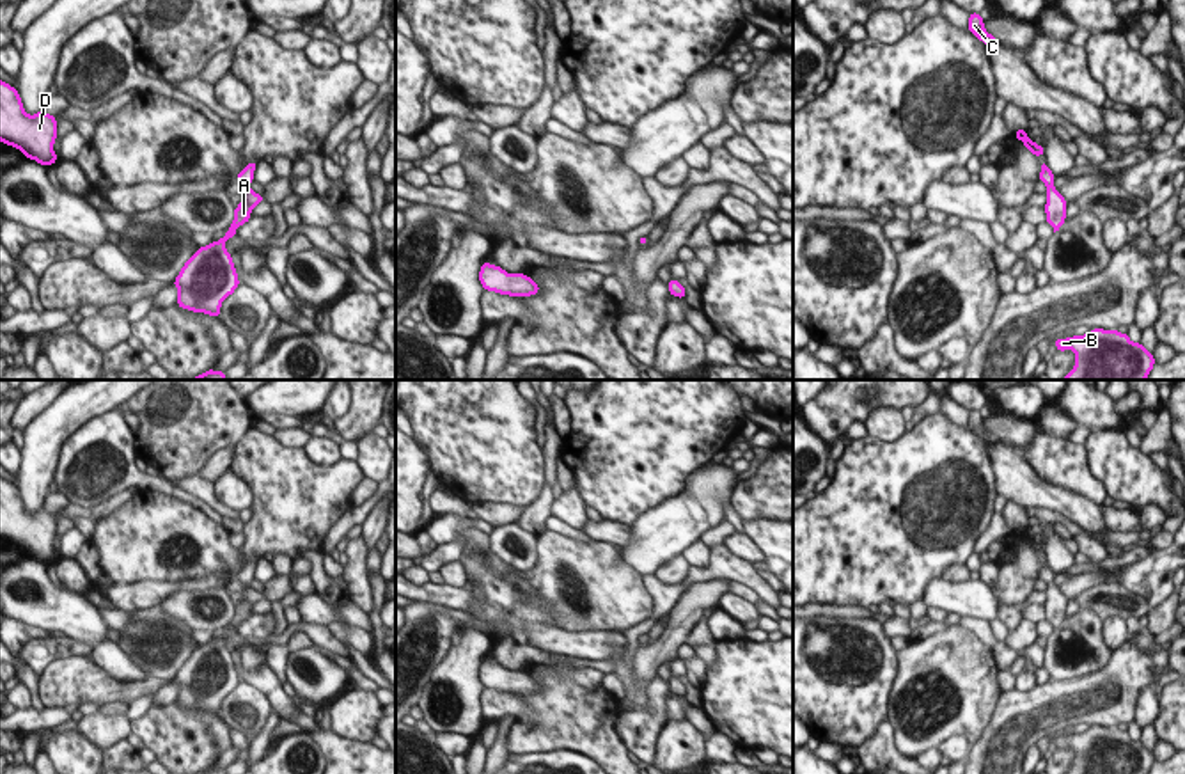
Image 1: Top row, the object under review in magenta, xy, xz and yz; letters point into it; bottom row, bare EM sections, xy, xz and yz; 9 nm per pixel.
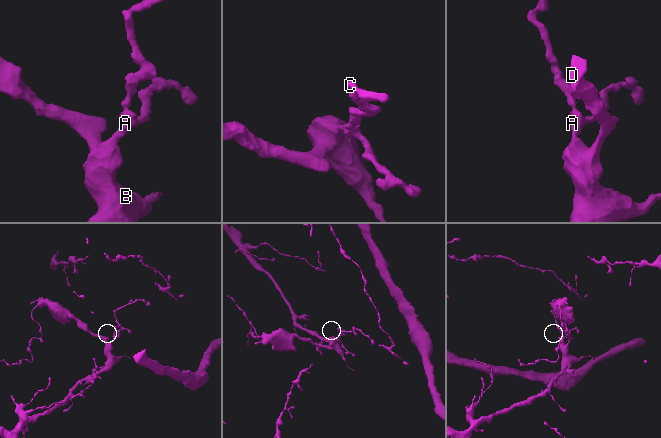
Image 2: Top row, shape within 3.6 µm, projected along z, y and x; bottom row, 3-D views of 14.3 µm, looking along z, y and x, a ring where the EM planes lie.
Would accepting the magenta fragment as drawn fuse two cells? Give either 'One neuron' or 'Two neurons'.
One neuron

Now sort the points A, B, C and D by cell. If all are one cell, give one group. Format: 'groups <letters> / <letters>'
groups A B C D

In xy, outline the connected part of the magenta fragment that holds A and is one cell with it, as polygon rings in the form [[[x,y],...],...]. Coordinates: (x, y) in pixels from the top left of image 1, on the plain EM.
[[[248,559],[236,573],[245,589],[241,600],[234,605],[234,618],[227,630],[218,639],[199,644],[172,680],[177,685],[177,703],[181,707],[220,715],[222,699],[239,683],[225,639],[236,636],[234,628],[247,621],[252,616],[252,607],[264,598],[263,593],[248,586],[254,579],[255,563],[257,559]]]

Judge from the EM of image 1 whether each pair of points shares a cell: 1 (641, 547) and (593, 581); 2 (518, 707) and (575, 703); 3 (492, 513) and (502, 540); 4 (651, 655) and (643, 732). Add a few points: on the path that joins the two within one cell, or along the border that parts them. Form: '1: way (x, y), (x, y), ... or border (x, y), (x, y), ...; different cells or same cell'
1: border (618, 552), (641, 576); different cells
2: border (515, 695), (531, 709), (531, 714); different cells
3: border (515, 521), (495, 528); different cells
4: border (657, 675), (650, 682); different cells

